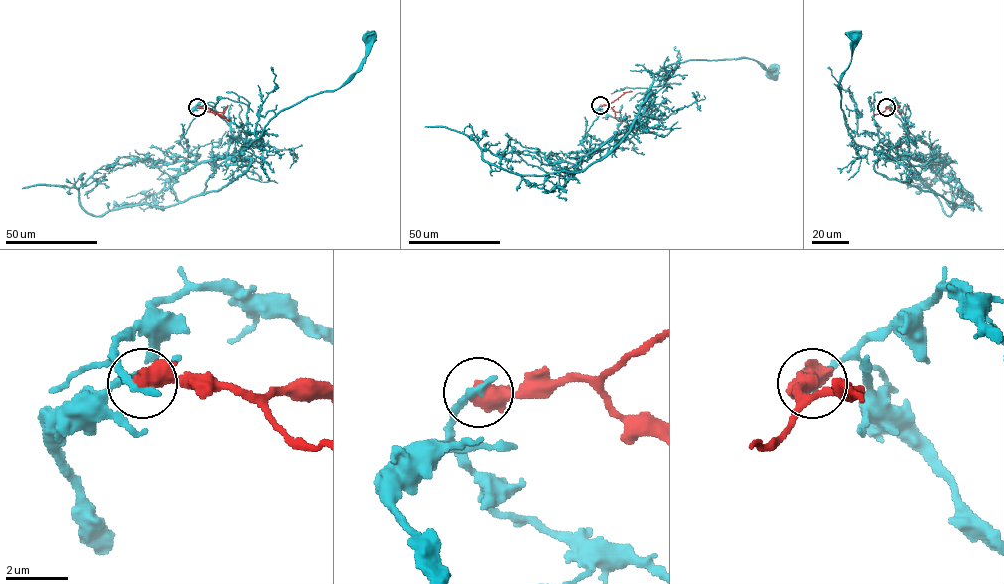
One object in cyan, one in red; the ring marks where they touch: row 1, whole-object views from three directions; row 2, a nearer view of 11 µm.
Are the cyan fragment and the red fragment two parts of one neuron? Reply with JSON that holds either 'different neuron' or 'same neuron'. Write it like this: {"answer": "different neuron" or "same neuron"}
{"answer": "different neuron"}

